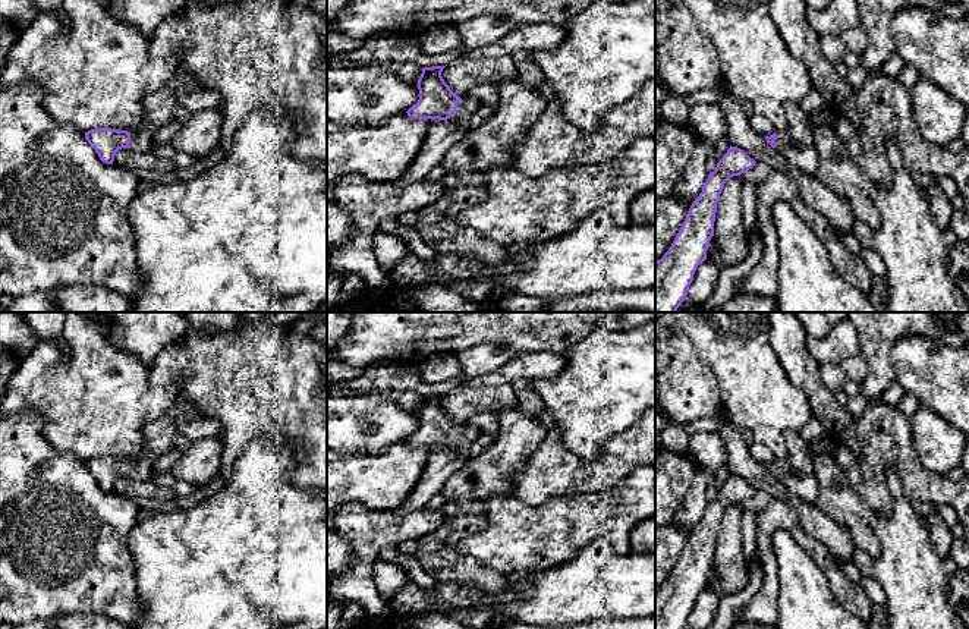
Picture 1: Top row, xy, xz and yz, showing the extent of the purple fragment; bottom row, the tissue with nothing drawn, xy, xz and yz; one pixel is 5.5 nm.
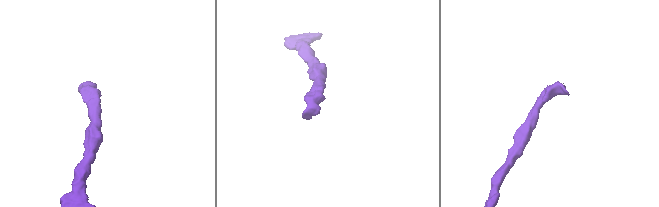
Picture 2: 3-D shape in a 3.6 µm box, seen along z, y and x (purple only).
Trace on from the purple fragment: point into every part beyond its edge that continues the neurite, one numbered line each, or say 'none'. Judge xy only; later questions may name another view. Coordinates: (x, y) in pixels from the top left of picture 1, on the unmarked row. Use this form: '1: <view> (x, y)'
1: xy (159, 434)

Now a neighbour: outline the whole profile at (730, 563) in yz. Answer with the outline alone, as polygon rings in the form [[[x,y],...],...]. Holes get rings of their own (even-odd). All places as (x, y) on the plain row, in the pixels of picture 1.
[[[733,504],[726,512],[717,531],[714,550],[714,567],[717,578],[707,586],[721,597],[742,591],[749,581],[749,564],[743,550],[743,537],[740,531],[740,506]]]

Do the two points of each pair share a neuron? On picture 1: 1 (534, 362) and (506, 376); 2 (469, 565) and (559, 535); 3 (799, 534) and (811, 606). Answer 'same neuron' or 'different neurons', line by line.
1: same neuron
2: different neurons
3: different neurons

